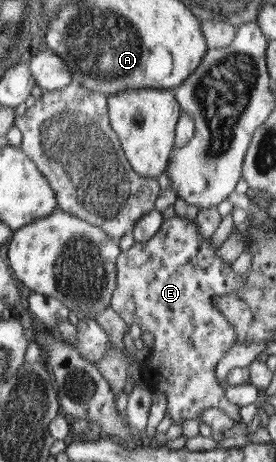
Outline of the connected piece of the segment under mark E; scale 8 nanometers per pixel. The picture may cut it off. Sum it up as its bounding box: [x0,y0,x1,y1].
[111,215,244,423]

